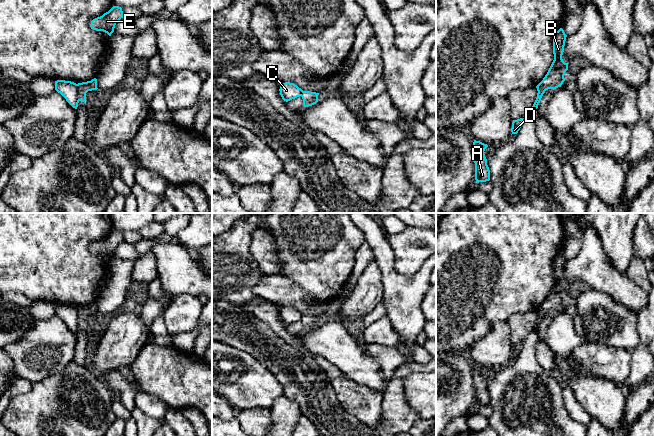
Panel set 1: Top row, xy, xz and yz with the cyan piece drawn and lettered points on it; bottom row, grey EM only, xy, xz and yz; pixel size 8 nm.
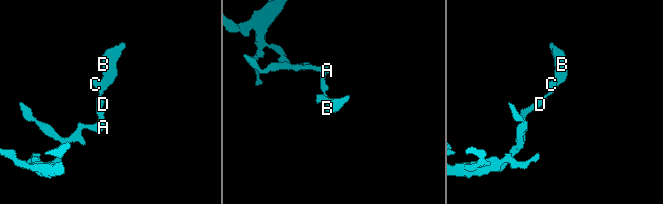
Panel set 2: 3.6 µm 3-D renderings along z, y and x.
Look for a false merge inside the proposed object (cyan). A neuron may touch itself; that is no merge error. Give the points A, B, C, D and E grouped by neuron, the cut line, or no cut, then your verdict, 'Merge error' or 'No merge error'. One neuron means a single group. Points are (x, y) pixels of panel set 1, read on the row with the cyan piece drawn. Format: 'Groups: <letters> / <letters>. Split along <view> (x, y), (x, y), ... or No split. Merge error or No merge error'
Groups: A C D / B E. Split along xy (76, 84), (79, 100). Merge error

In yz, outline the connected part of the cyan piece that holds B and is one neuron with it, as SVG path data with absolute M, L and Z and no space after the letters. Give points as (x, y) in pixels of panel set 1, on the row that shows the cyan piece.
M560 28L553 35L553 54L554 60L543 78L543 80L538 84L538 98L541 99L543 94L548 89L556 89L561 87L565 81L564 75L568 70L568 64L562 59L564 52L564 46L567 35L564 30Z

